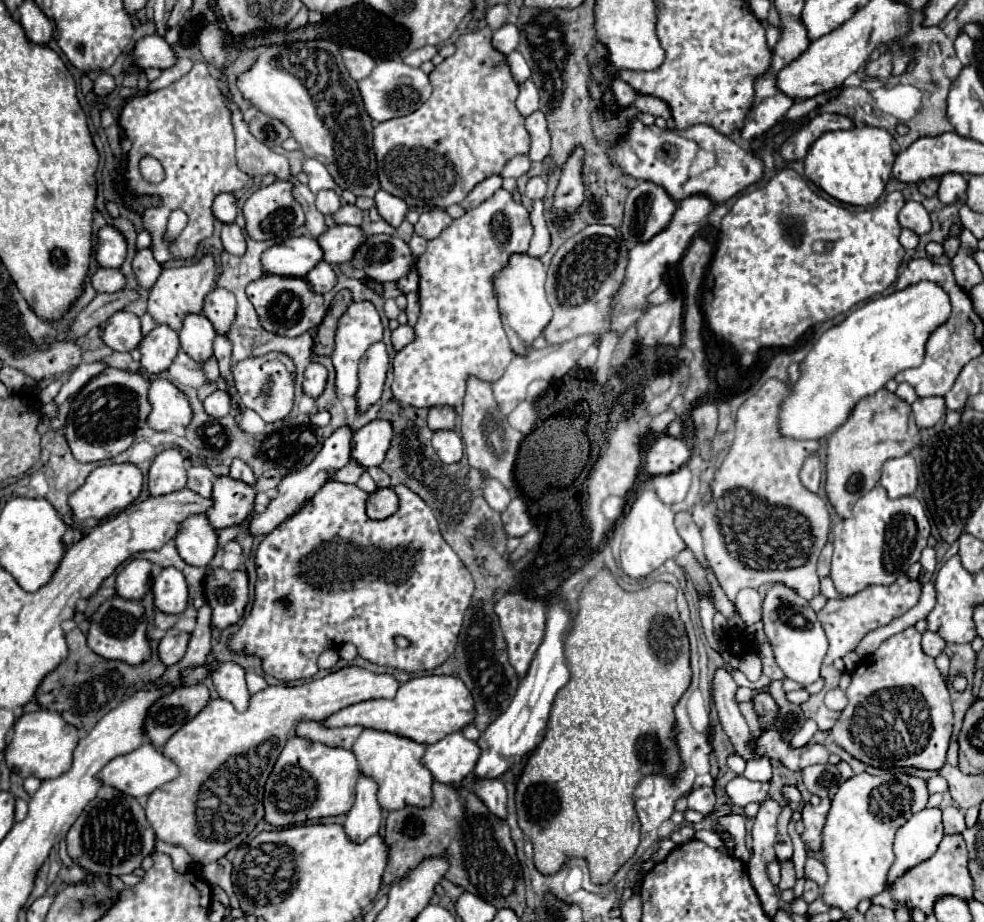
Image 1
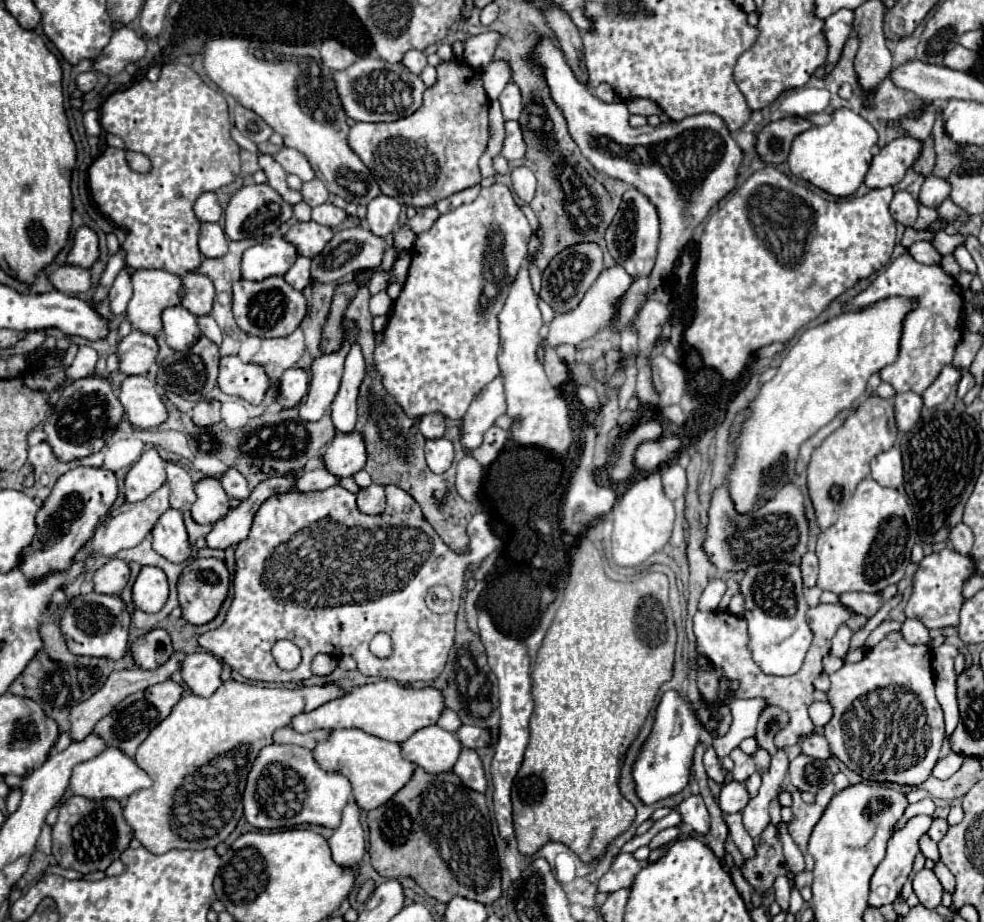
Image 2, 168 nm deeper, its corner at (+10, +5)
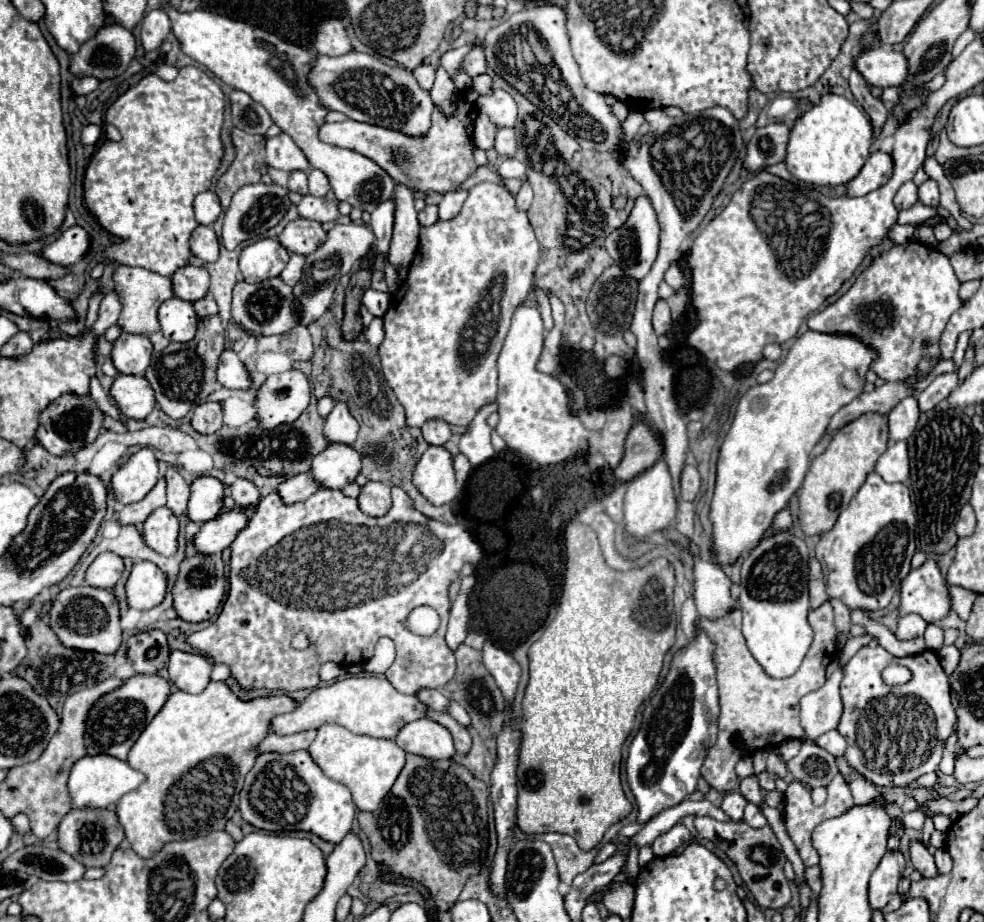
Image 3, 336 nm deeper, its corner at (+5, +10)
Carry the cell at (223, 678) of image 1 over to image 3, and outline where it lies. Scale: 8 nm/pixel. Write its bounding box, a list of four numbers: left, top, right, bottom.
[168,650,212,694]

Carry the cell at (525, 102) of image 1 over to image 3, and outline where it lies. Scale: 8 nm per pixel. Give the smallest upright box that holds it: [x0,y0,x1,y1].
[476,90,518,126]

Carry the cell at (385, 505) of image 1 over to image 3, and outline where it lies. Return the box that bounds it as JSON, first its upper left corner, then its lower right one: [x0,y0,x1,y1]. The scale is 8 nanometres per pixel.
[358,482,392,518]

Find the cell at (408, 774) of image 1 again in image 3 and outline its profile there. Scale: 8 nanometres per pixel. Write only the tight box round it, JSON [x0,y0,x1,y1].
[308,724,406,812]

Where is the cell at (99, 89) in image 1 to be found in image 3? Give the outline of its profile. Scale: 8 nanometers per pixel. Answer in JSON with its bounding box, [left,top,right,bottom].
[72,76,100,94]

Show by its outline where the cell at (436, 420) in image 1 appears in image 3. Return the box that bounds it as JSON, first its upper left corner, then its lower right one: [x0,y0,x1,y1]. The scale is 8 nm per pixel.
[422,418,452,446]

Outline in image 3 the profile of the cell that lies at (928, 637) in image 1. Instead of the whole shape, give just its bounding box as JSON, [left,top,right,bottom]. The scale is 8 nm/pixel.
[896,614,926,640]

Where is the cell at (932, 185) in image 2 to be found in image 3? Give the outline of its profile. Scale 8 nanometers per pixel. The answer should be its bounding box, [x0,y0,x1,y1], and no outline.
[918,180,940,206]

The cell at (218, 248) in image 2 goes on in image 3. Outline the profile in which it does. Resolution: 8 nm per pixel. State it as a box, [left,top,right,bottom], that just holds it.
[192,226,220,262]

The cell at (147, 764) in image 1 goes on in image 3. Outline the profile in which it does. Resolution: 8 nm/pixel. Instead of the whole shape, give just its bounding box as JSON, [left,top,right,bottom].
[68,754,146,808]

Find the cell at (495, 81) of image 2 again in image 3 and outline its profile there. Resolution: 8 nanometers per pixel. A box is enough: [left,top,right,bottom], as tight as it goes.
[472,74,494,96]

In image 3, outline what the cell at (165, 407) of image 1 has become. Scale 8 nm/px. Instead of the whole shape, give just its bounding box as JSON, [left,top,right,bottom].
[110,374,156,420]

